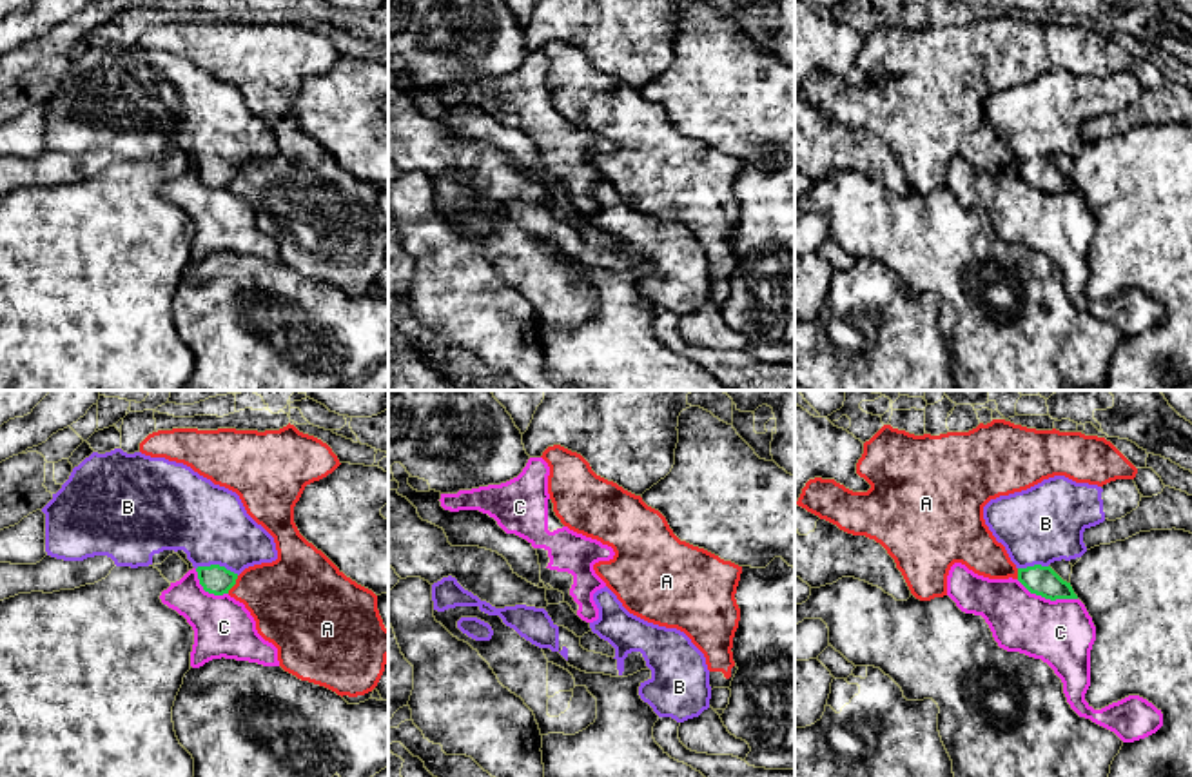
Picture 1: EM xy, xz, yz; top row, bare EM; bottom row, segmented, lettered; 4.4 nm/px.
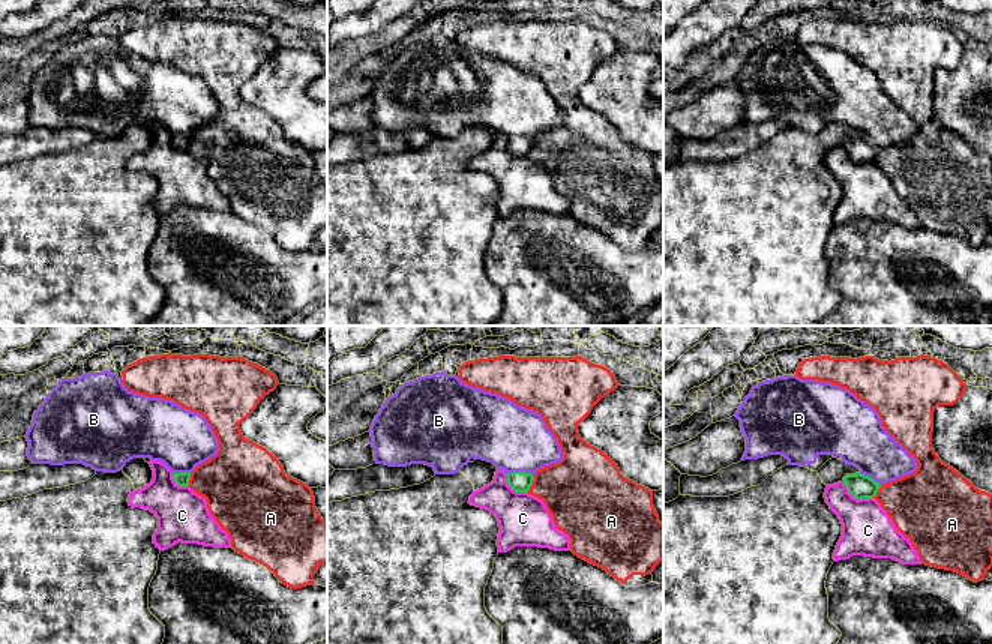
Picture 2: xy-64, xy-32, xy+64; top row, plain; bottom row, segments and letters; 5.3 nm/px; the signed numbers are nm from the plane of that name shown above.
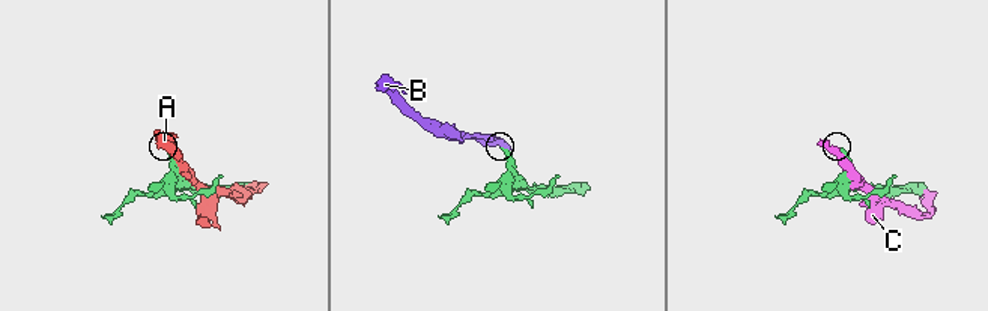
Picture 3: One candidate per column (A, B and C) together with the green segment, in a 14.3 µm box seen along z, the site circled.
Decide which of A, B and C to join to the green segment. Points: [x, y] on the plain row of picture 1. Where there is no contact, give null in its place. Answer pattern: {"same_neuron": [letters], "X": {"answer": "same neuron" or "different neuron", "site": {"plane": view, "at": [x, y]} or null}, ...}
{"same_neuron": ["B"], "A": {"answer": "different neuron", "site": {"plane": "xy", "at": [234, 177]}}, "B": {"answer": "same neuron", "site": {"plane": "xy", "at": [218, 158]}}, "C": {"answer": "different neuron", "site": {"plane": "yz", "at": [1047, 191]}}}

